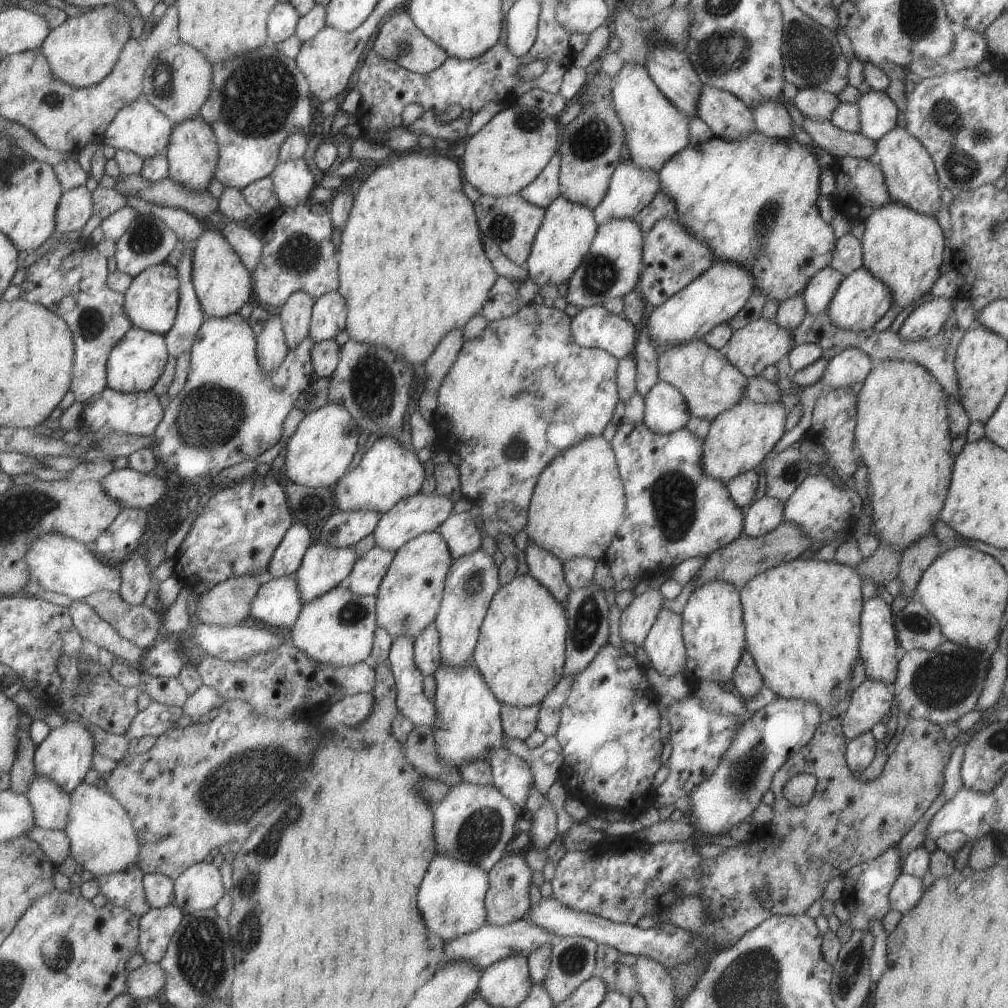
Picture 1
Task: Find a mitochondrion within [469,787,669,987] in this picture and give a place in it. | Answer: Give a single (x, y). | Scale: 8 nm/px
(572, 960)

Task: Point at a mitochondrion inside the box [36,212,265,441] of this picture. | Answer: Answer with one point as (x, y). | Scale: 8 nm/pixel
(146, 236)

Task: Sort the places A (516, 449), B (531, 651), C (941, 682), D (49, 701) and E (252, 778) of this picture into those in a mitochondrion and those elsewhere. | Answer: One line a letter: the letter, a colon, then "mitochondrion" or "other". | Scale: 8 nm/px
A: mitochondrion
B: other
C: mitochondrion
D: other
E: mitochondrion

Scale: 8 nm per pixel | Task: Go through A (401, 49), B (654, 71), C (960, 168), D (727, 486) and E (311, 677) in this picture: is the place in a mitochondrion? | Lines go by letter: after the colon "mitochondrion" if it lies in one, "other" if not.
A: mitochondrion
B: other
C: mitochondrion
D: other
E: other

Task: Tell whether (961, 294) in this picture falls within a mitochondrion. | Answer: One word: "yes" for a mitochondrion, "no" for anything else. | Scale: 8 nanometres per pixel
no

